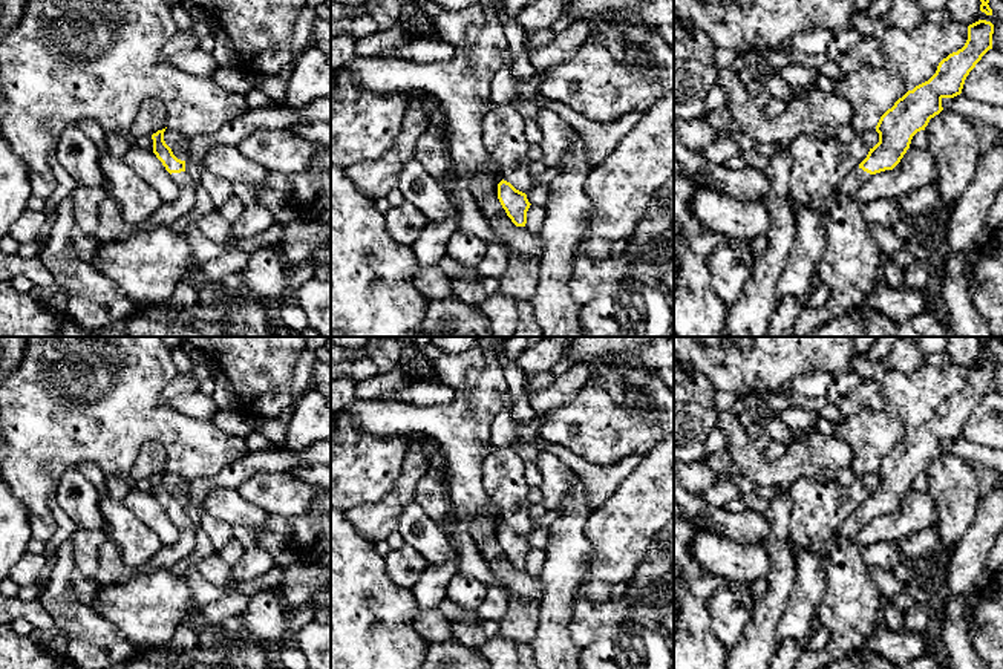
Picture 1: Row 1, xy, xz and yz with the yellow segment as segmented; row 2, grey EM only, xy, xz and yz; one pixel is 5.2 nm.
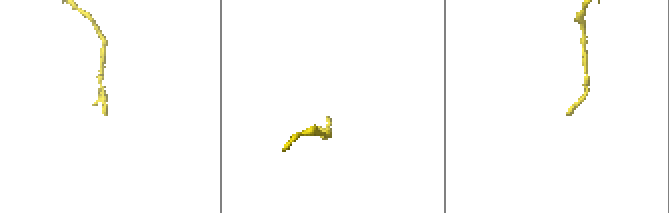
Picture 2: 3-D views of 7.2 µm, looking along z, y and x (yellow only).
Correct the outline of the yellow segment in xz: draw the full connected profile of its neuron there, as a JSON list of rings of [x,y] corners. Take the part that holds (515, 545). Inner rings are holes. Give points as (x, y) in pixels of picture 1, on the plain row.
[[[502,522],[498,527],[498,542],[511,565],[516,569],[525,569],[527,554],[531,548],[527,542],[527,537],[516,533],[510,525]]]

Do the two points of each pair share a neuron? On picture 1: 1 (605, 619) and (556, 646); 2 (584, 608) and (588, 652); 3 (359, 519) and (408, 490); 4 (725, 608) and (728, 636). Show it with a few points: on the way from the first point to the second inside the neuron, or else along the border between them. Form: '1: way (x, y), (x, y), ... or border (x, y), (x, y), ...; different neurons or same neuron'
1: border (571, 602), (568, 636), (578, 652); different neurons
2: way (588, 619), (588, 642); same neuron
3: way (371, 519), (377, 519), (395, 501); same neuron
4: way (728, 614), (728, 629); same neuron

